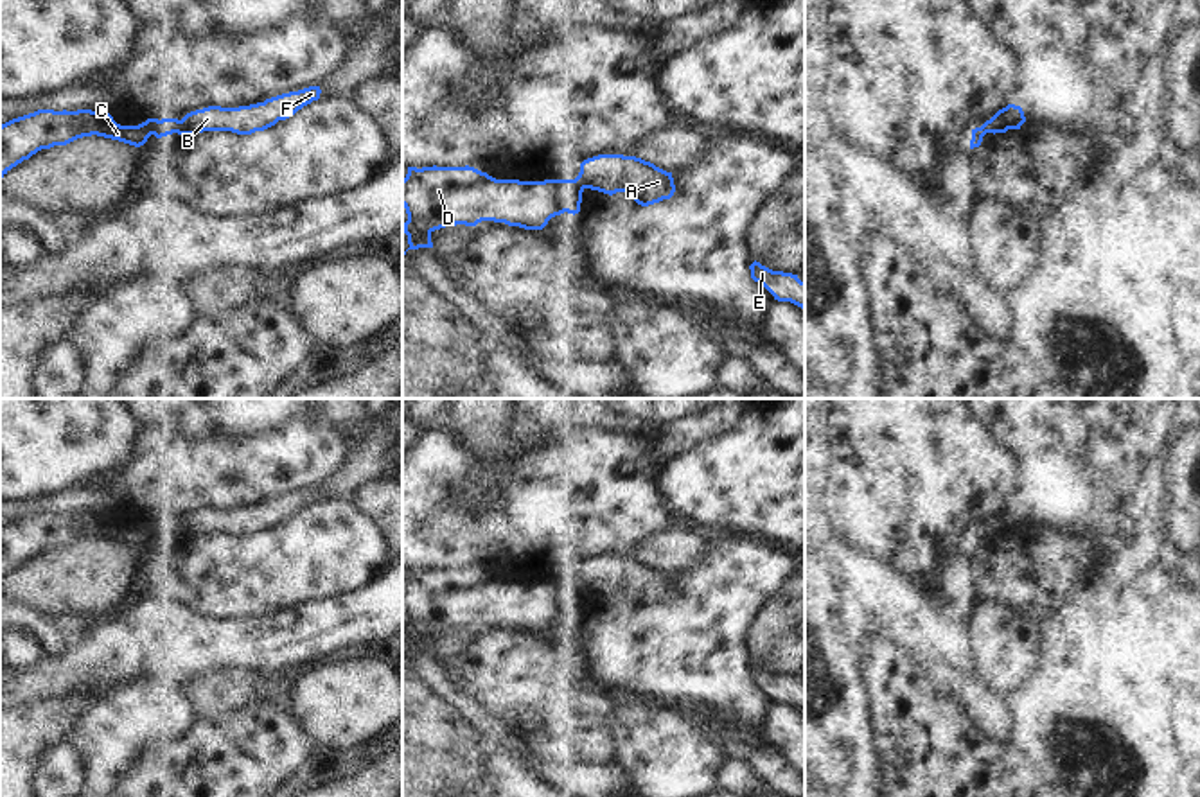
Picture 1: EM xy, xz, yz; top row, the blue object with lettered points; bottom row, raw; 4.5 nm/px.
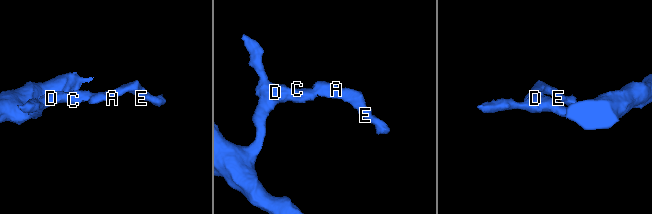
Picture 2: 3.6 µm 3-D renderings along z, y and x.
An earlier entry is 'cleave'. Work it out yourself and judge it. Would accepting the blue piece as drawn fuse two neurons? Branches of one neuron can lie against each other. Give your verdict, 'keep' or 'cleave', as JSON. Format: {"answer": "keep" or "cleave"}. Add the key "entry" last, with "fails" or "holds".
{"answer": "cleave", "entry": "holds"}

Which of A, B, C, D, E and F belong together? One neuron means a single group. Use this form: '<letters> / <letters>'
A B E F / C D

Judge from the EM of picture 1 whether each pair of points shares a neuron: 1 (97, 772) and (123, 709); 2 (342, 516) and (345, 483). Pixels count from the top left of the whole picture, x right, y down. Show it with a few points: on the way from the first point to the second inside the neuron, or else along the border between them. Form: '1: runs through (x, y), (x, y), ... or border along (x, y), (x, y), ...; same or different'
1: runs through (106, 756), (110, 735), (117, 726); same
2: border along (351, 496), (320, 501); different

